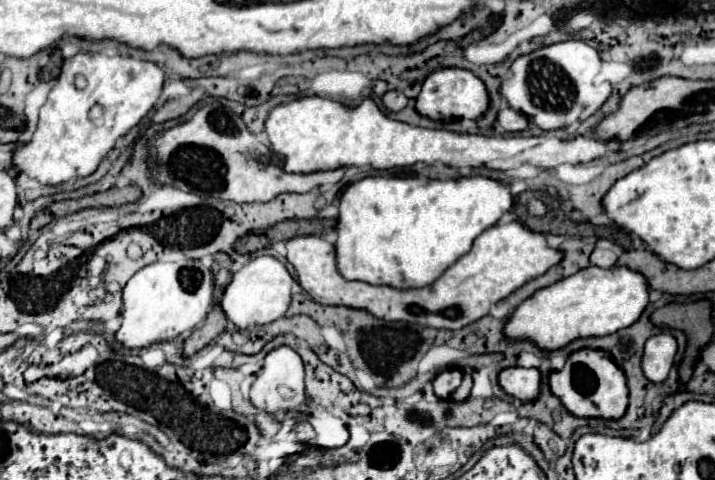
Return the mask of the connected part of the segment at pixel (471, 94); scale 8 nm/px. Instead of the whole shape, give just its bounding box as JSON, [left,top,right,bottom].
[416,68,490,120]

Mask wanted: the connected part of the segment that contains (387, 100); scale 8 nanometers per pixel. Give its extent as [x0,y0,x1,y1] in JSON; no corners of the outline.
[382,90,408,112]

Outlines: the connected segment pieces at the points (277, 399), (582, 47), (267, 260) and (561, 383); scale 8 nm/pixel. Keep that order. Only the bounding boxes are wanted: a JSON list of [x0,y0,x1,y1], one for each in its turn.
[[250,346,306,414],[498,40,612,132],[220,256,294,330],[550,350,628,420]]

